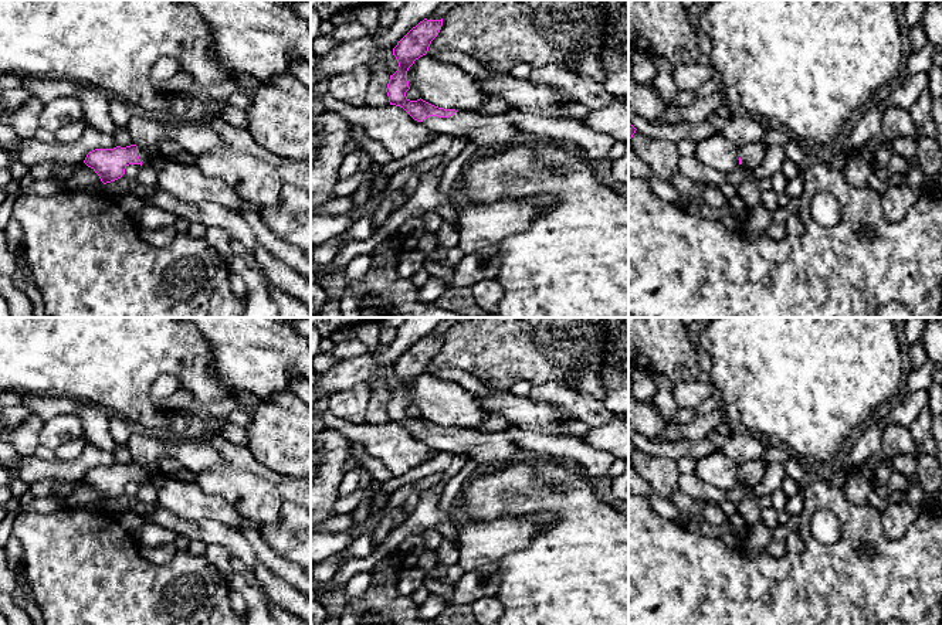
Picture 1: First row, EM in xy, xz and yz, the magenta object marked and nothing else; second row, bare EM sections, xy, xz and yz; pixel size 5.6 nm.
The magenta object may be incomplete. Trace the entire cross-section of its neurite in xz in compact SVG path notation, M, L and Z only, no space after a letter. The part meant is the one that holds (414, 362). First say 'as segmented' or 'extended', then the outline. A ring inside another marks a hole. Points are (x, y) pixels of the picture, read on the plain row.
extended; M424 336L416 344L413 344L393 366L393 373L396 374L399 384L397 388L390 393L386 405L390 422L403 425L414 438L421 439L434 452L465 455L468 458L472 458L478 463L488 463L492 466L501 466L508 463L518 452L521 452L521 446L506 432L484 434L477 428L444 427L434 424L423 418L421 415L417 418L410 418L406 414L406 410L410 407L407 398L407 388L416 377L427 371L428 364L431 359L438 353L441 343L443 336Z

